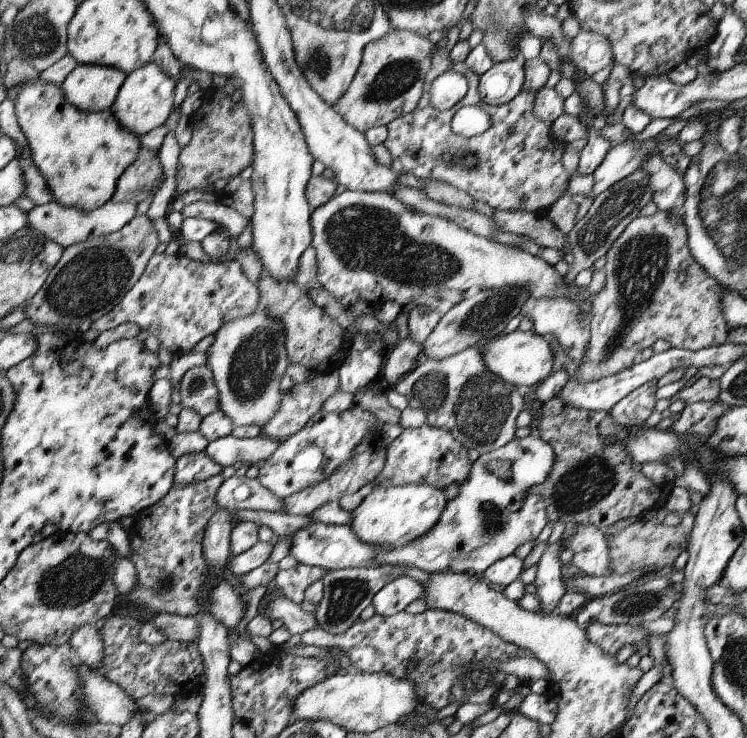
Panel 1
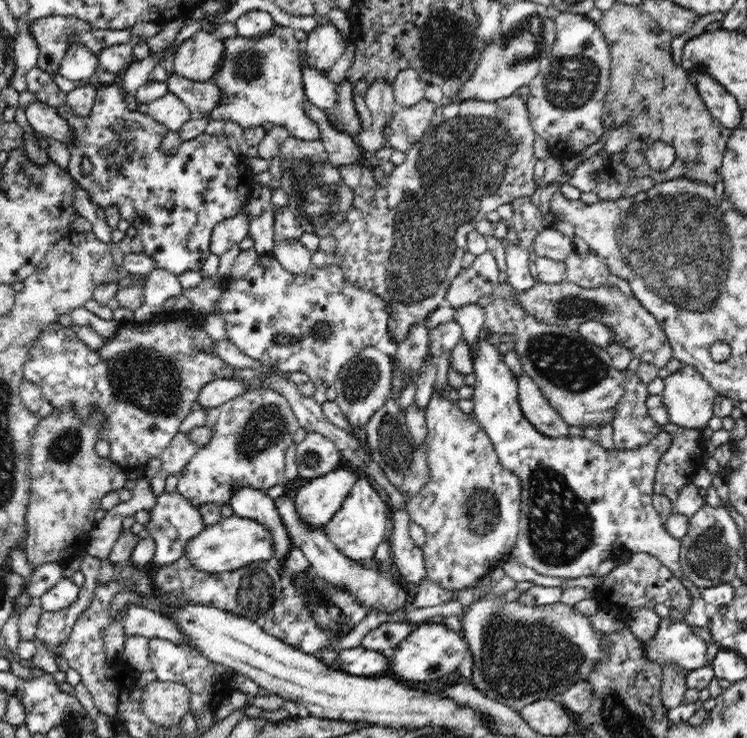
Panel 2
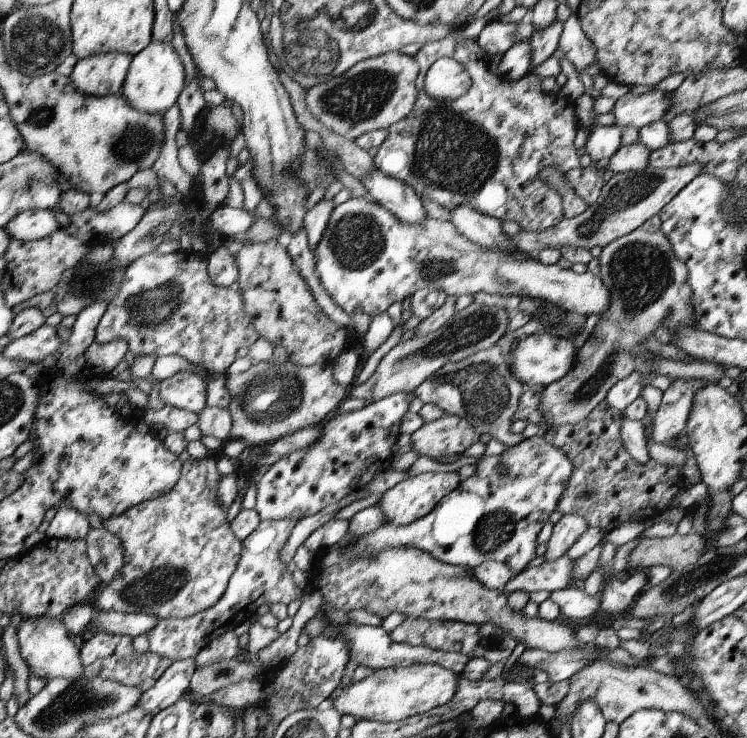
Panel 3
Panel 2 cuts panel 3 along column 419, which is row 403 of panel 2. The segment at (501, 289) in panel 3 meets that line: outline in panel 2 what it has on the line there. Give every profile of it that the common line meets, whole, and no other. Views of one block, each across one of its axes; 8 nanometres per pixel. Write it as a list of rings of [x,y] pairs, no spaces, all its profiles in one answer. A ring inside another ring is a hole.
[[[254,388],[252,392],[246,392],[218,408],[212,408],[206,426],[212,430],[212,442],[208,442],[204,448],[200,448],[200,452],[188,462],[188,466],[184,468],[184,474],[178,480],[176,494],[182,494],[194,506],[214,504],[214,502],[220,506],[226,506],[230,502],[228,492],[234,488],[250,486],[250,488],[266,492],[276,484],[284,486],[284,482],[286,482],[286,474],[284,474],[286,472],[286,448],[294,442],[294,432],[300,428],[300,422],[294,416],[294,410],[290,408],[288,400],[282,394],[278,394],[274,390]]]

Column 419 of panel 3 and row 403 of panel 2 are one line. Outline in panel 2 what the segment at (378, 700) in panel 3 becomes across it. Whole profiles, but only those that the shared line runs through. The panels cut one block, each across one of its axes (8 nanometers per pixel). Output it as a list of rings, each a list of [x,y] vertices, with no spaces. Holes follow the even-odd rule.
[[[684,366],[664,378],[664,406],[670,414],[670,424],[678,428],[704,430],[714,418],[718,392],[702,378],[694,366]]]

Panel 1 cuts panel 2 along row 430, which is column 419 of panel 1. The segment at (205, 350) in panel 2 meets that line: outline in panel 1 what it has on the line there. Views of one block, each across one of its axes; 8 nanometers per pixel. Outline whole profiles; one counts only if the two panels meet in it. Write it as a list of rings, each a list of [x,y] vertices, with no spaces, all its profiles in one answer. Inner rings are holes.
[[[443,44],[435,46],[431,68],[423,82],[423,94],[415,110],[407,116],[399,116],[385,124],[387,140],[383,142],[391,154],[391,170],[395,174],[411,172],[419,180],[445,182],[457,190],[471,196],[471,200],[481,200],[493,210],[527,210],[547,216],[547,210],[565,194],[569,174],[561,166],[561,154],[565,144],[555,140],[551,134],[551,124],[533,118],[531,108],[537,94],[519,92],[513,100],[503,106],[489,106],[479,98],[477,92],[479,76],[465,68],[463,62],[453,64],[449,54],[443,50]],[[443,72],[455,72],[465,76],[469,88],[467,94],[449,110],[435,110],[429,104],[429,88],[435,78]],[[465,106],[479,106],[489,116],[489,128],[473,138],[459,136],[451,130],[453,114]]]

